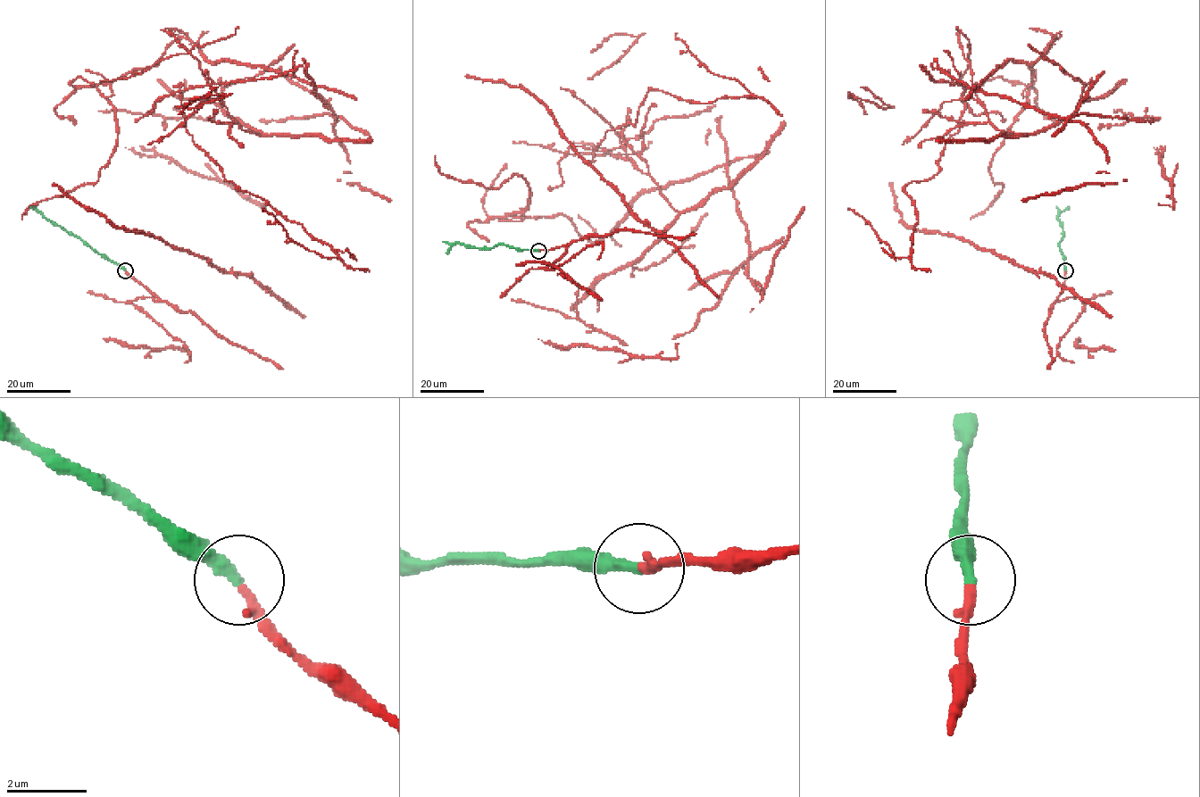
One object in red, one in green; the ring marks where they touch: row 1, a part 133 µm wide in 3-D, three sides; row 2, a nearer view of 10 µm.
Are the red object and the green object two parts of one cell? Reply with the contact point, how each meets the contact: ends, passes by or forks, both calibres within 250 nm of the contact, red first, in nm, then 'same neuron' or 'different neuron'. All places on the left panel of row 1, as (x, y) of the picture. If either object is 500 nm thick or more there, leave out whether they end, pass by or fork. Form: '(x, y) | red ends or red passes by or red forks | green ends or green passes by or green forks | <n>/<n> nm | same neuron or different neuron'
(125, 270) | red ends | green ends | 260/320 nm | same neuron

